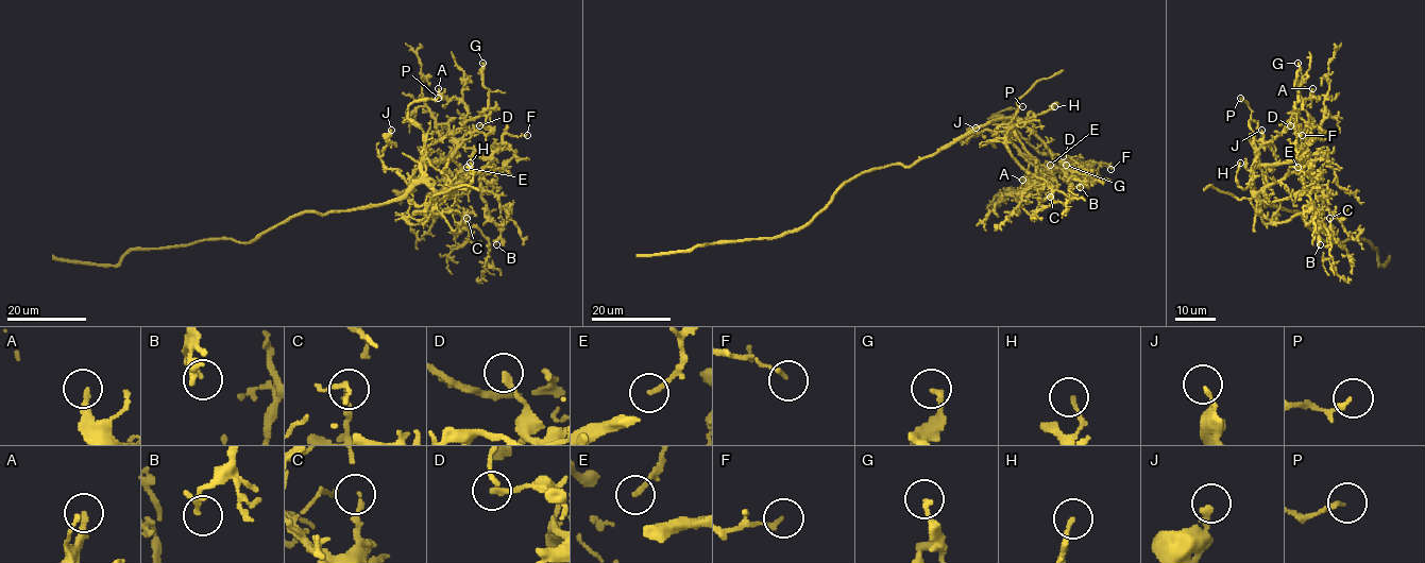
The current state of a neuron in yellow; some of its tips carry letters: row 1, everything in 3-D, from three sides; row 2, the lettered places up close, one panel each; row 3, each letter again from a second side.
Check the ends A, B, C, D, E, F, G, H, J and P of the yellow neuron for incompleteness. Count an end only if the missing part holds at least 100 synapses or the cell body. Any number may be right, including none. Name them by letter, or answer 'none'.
none

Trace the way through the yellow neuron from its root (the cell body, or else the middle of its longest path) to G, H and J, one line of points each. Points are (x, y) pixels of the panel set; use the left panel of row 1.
G: (333, 212), (387, 204), (410, 187), (421, 176), (422, 152), (487, 107), (488, 89), (484, 85), (482, 63)
H: (333, 212), (383, 205), (401, 198), (421, 176), (423, 157), (453, 186), (468, 188), (473, 176), (470, 163)
J: (333, 212), (387, 204), (421, 176), (419, 167), (408, 184), (395, 169), (383, 164), (380, 156), (391, 130)

